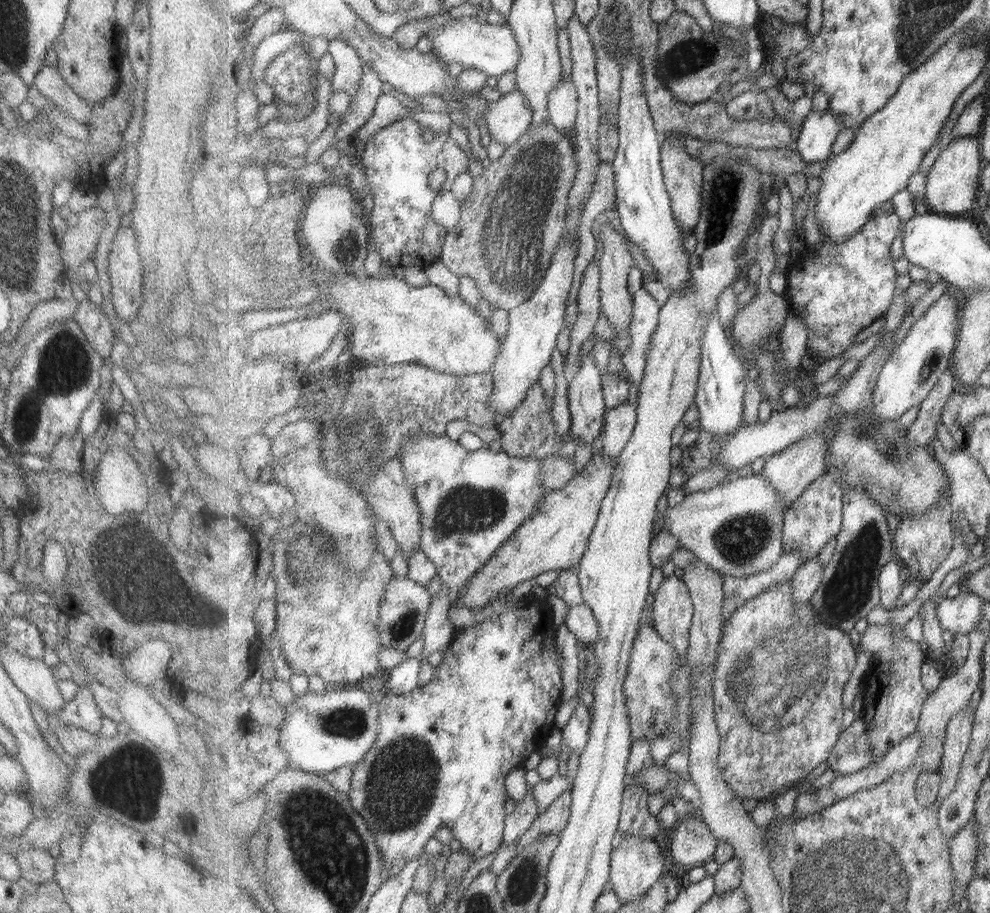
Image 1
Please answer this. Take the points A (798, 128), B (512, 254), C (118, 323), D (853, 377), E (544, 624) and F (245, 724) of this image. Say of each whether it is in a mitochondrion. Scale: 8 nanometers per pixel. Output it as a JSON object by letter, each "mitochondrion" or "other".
{"A":"other","B":"mitochondrion","C":"other","D":"other","E":"other","F":"other"}

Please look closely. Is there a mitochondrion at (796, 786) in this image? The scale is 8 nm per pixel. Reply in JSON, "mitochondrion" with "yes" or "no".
{"mitochondrion":"no"}

